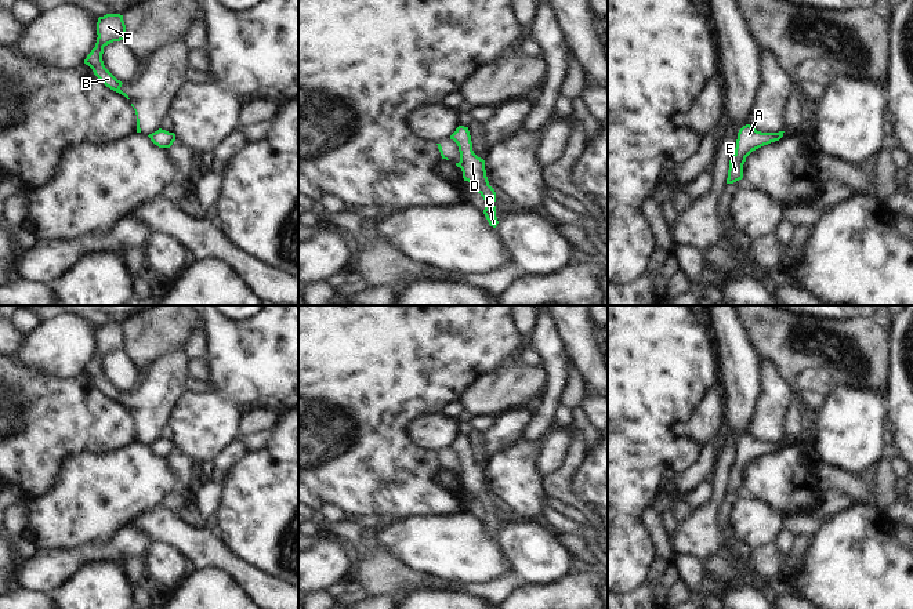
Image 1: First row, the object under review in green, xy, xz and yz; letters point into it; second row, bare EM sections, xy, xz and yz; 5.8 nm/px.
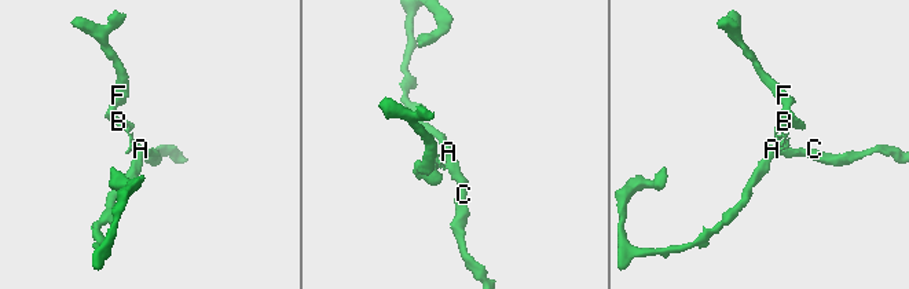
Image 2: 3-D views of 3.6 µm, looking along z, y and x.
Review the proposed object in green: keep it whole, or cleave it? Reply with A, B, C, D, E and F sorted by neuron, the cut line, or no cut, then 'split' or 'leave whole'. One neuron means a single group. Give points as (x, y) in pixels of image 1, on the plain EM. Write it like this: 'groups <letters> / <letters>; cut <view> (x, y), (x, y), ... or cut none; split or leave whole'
groups A C D E / B F; cut xz (459, 471), (460, 475); split

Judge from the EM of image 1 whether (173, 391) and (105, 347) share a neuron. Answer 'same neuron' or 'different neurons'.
same neuron

